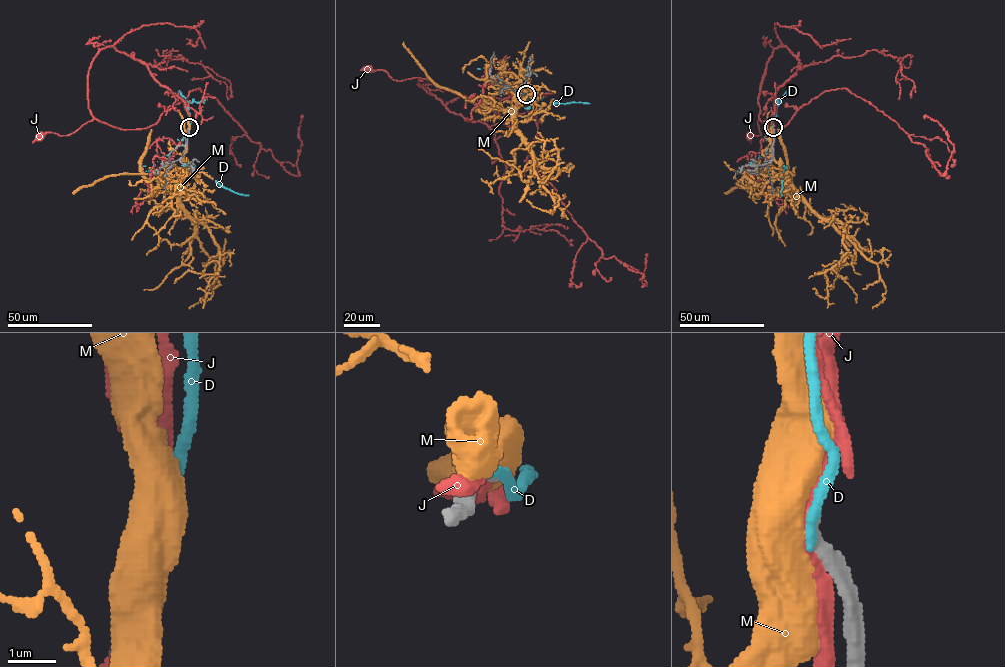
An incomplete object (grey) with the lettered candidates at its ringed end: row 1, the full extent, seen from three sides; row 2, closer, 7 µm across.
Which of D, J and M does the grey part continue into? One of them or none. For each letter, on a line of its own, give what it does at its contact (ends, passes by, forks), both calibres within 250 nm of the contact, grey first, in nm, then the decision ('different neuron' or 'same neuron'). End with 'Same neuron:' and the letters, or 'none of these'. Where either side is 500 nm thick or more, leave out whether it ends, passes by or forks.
D: it ends there; 280 nm thick on the grey side, 240 nm on the other; different neuron
J: it passes by; 360 nm thick on the grey side, 340 nm on the other; different neuron
M: 280 nm thick on the grey side, 850 nm on the other; different neuron
Same neuron: none of these

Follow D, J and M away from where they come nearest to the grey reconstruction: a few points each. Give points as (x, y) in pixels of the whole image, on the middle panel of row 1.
D: (526, 94), (522, 85), (519, 86), (520, 94), (540, 105), (589, 103)
J: (526, 94), (503, 98), (475, 121), (450, 112), (421, 87), (419, 78), (424, 78), (393, 80), (368, 66)
M: (526, 93), (520, 92), (516, 127), (535, 161), (559, 173), (559, 150), (552, 140), (533, 142), (511, 153)

